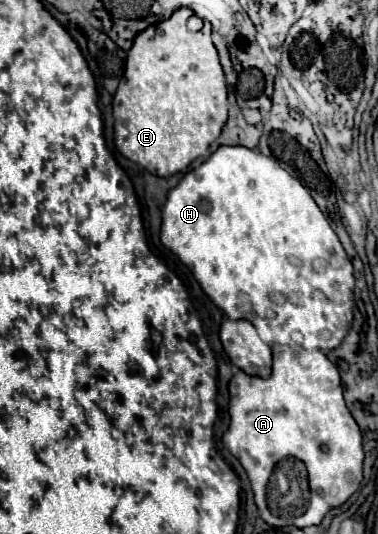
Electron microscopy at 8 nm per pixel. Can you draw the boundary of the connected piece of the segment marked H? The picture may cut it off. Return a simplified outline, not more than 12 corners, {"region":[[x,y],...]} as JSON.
{"region":[[221,145],[161,243],[229,319],[331,351],[353,265],[275,159]]}

